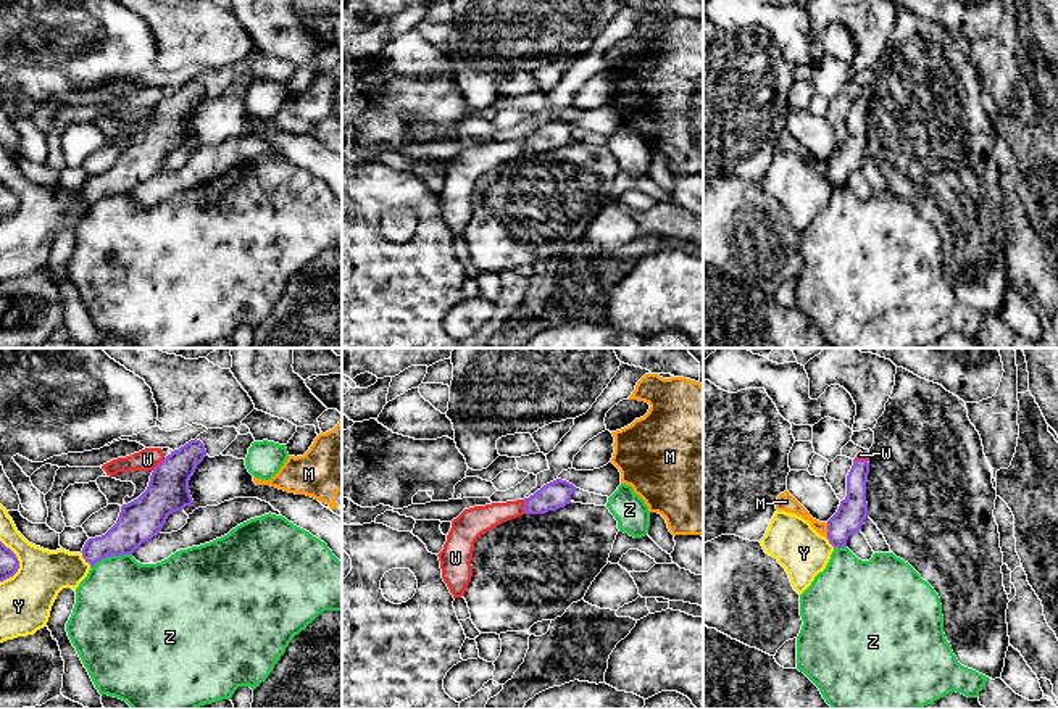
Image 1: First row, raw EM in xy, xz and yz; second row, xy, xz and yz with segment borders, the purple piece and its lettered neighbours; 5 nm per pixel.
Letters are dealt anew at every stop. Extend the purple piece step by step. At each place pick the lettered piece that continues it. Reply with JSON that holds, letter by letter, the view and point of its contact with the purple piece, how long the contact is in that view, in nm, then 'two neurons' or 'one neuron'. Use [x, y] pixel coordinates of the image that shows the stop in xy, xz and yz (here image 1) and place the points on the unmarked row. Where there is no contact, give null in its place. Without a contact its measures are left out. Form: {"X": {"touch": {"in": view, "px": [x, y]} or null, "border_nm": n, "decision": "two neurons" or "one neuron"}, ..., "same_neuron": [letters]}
{"M": {"touch": {"in": "yz", "px": [828, 169]}, "border_nm": 80, "decision": "two neurons"}, "W": {"touch": {"in": "xz", "px": [524, 145]}, "border_nm": 70, "decision": "two neurons"}, "Y": {"touch": {"in": "xy", "px": [18, 202]}, "border_nm": 220, "decision": "two neurons"}, "Z": {"touch": {"in": "xy", "px": [110, 194]}, "border_nm": 220, "decision": "two neurons"}, "same_neuron": []}

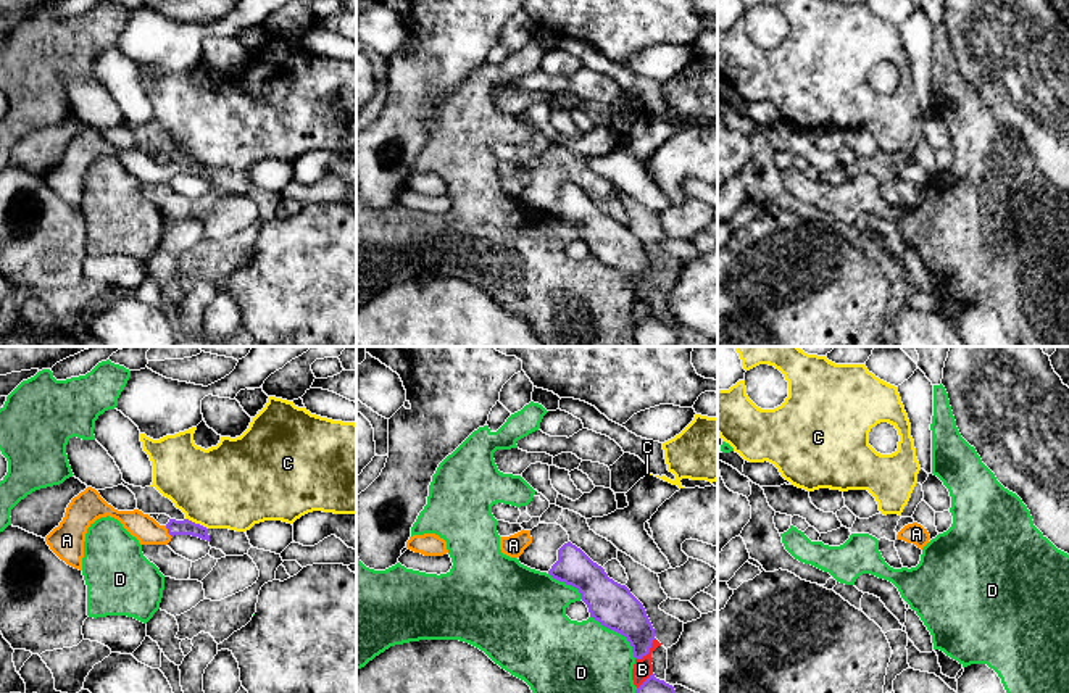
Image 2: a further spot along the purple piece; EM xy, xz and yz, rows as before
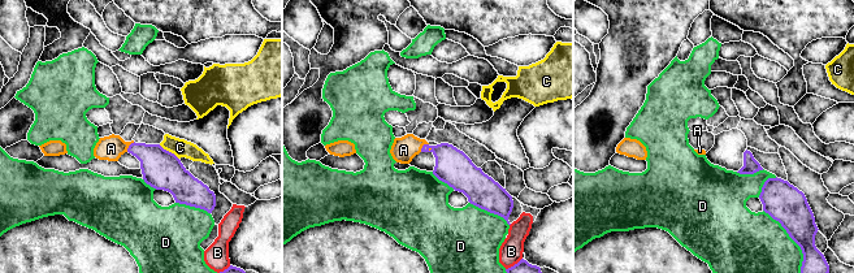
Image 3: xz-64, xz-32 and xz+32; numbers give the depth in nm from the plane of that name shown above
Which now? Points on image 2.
{"A": {"touch": {"in": "xy", "px": [168, 171]}, "border_nm": 70, "decision": "one neuron"}, "B": {"touch": {"in": "xz", "px": [648, 290]}, "border_nm": 150, "decision": "two neurons"}, "C": {"touch": {"in": "xy", "px": [197, 163]}, "border_nm": 130, "decision": "two neurons"}, "D": {"touch": {"in": "xz", "px": [618, 271]}, "border_nm": 320, "decision": "two neurons"}, "same_neuron": ["A"]}

